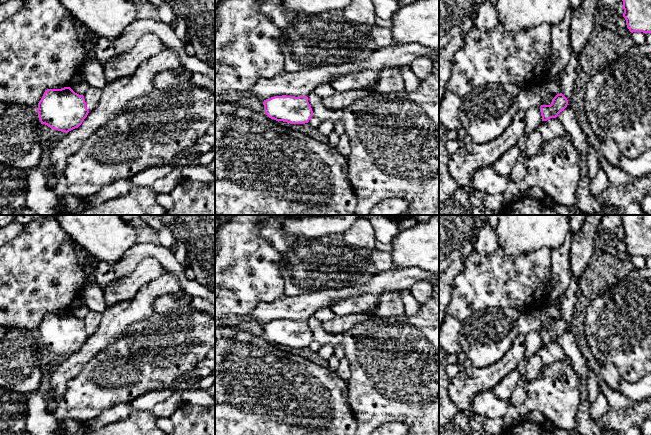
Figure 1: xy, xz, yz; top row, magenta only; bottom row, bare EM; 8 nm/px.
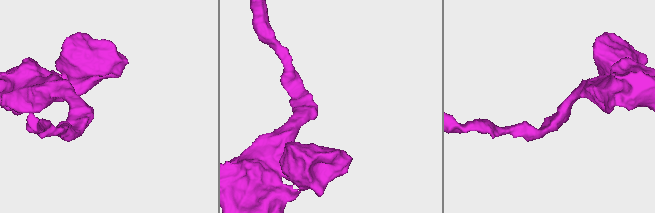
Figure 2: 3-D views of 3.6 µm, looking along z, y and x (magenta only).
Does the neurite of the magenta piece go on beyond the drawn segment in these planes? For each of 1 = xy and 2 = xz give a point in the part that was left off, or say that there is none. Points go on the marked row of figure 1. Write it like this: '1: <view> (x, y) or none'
1: none
2: none

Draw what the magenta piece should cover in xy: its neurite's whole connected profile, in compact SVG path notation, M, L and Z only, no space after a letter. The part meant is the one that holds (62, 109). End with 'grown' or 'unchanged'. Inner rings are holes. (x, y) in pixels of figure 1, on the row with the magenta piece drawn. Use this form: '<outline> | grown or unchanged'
M64 87L47 89L38 103L37 112L41 124L68 133L82 124L89 110L83 95Z | unchanged

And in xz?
M274 96L264 100L263 105L264 113L278 122L305 124L313 116L307 96Z | unchanged

